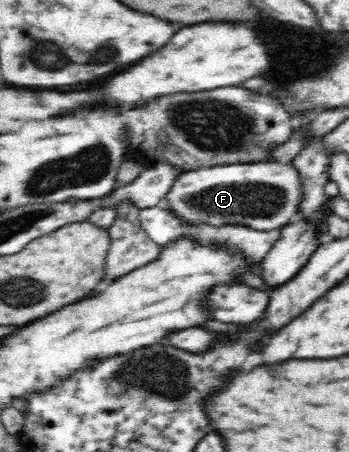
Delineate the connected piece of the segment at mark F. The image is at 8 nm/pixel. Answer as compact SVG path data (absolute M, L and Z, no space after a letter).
M293 163L219 165L177 175L165 197L167 210L190 227L249 227L254 231L280 231L295 221L304 200L304 183Z

